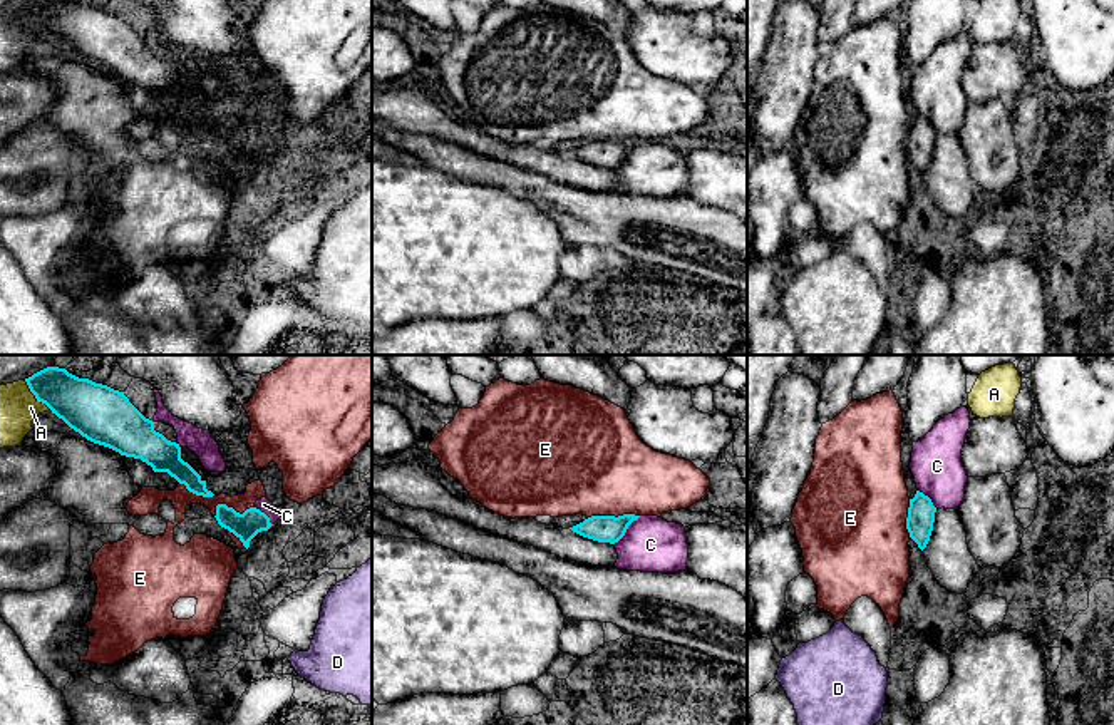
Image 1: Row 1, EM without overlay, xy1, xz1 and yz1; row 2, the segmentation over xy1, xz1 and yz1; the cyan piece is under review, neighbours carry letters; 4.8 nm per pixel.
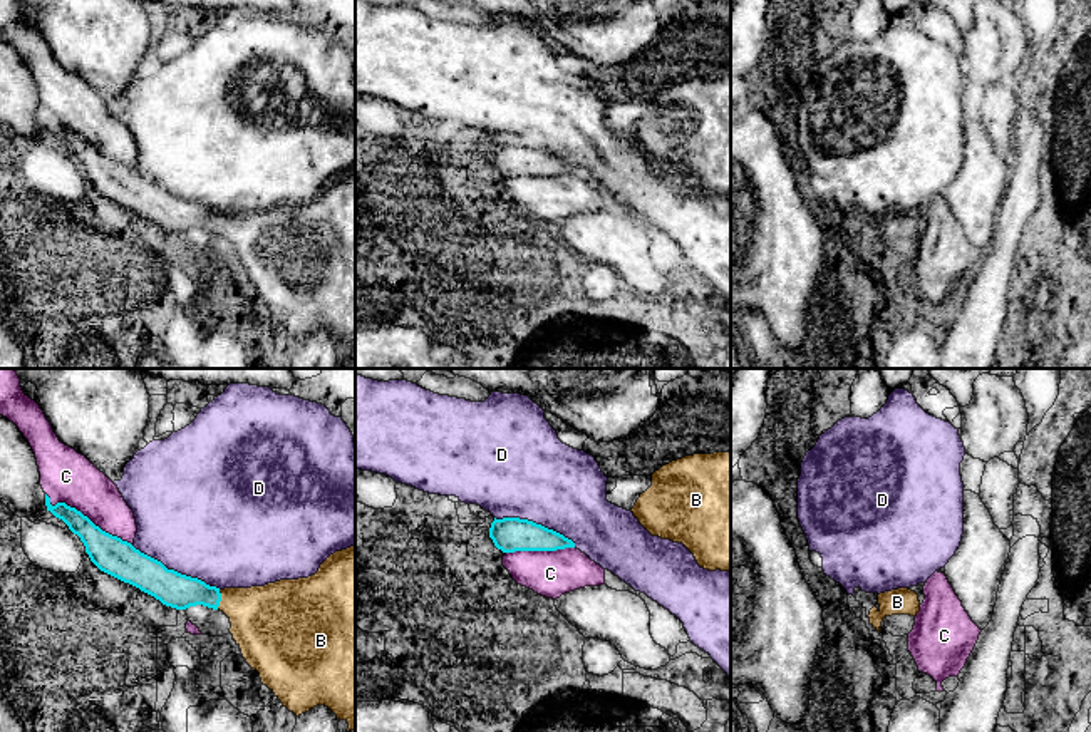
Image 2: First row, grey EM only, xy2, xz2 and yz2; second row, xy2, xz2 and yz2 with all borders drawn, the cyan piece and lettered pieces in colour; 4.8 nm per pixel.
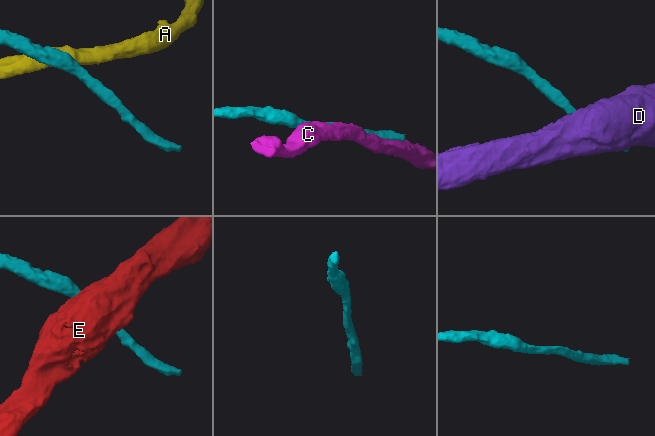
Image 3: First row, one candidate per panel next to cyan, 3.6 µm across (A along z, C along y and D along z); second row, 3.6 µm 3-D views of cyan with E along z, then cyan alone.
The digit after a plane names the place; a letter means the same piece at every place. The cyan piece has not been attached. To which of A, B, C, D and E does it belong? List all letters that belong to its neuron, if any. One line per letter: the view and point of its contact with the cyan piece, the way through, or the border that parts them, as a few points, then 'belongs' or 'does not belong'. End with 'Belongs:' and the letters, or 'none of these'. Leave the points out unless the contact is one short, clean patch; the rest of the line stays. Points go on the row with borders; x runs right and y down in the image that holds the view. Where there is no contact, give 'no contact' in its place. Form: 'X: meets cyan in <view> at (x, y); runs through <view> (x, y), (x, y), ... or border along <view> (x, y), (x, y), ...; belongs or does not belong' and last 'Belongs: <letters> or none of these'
A: meets cyan in xy1 at (36, 397); border along xy1 (24, 380), (29, 390), (52, 412); does not belong
B: meets cyan in xy2 at (220, 600); runs through xy2 (171, 588), (198, 592), (220, 600), (235, 602), (267, 622); belongs
C: meets cyan in xy2 at (86, 516); does not belong
D: meets cyan in xy2 at (176, 572); does not belong
E: meets cyan in xz1 at (613, 516); does not belong
Belongs: B

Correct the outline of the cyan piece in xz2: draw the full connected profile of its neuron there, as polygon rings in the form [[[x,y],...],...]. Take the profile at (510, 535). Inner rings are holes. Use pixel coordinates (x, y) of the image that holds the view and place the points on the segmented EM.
[[[494,518],[489,528],[489,538],[503,553],[575,548],[575,543],[563,534],[520,518]]]

